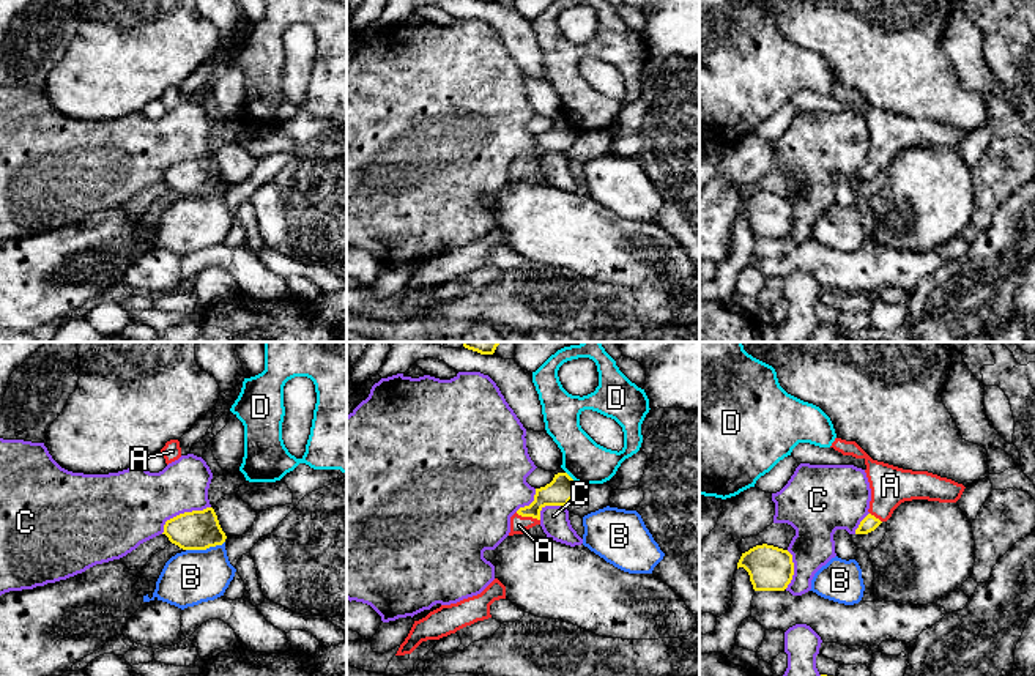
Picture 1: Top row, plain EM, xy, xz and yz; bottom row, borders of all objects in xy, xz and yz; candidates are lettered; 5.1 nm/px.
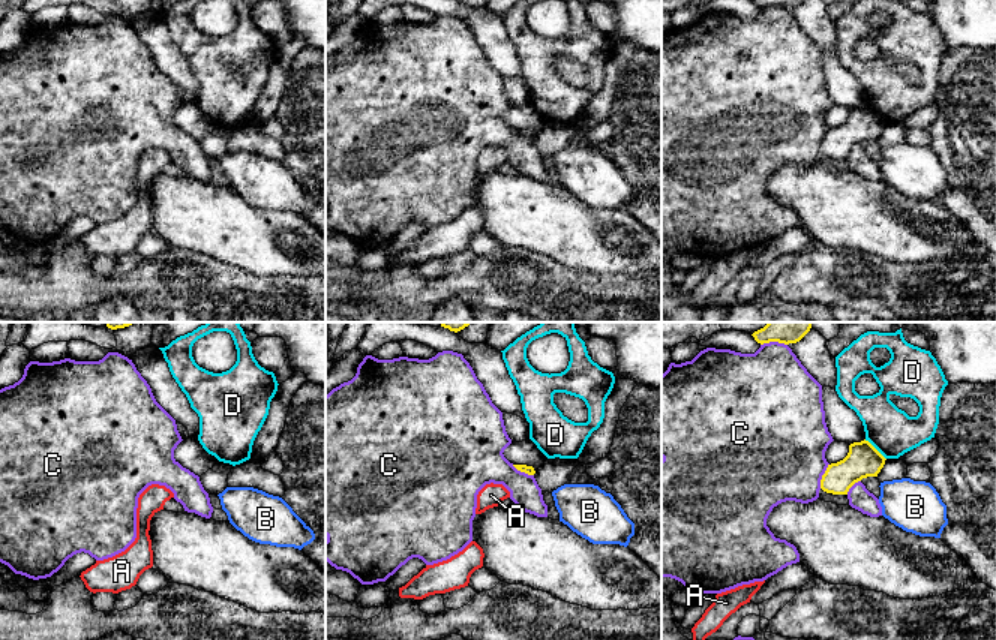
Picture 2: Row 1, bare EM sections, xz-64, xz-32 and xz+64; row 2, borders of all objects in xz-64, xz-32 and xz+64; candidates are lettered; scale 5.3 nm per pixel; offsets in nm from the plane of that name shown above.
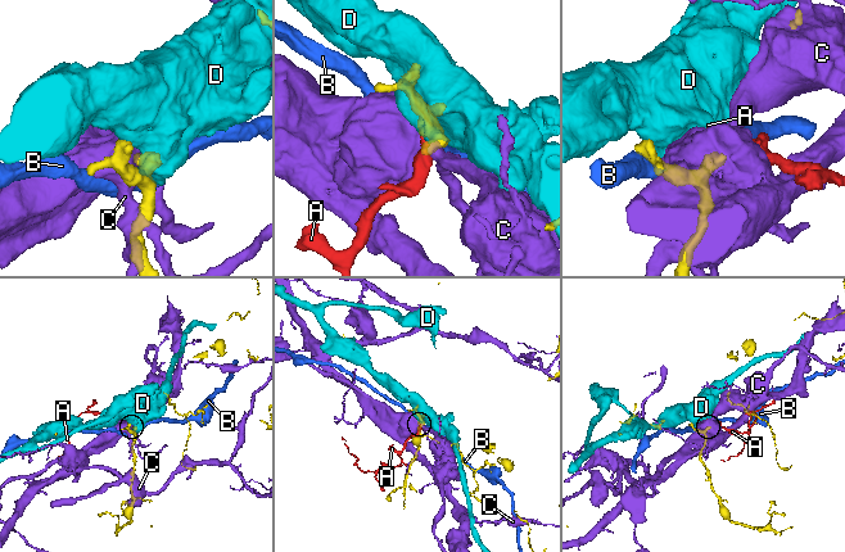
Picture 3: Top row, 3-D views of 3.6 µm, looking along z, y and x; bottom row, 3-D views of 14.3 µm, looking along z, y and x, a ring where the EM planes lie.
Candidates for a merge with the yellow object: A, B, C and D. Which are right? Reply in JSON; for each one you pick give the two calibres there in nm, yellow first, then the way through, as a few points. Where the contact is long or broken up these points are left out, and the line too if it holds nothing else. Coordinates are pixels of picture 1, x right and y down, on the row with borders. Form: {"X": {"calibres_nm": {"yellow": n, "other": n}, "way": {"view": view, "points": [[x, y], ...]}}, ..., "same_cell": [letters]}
{"A": {"calibres_nm": {"yellow": 140, "other": 90}, "way": {"view": "xz", "points": [[563, 487], [528, 516], [519, 525]]}}, "same_cell": ["A"]}

